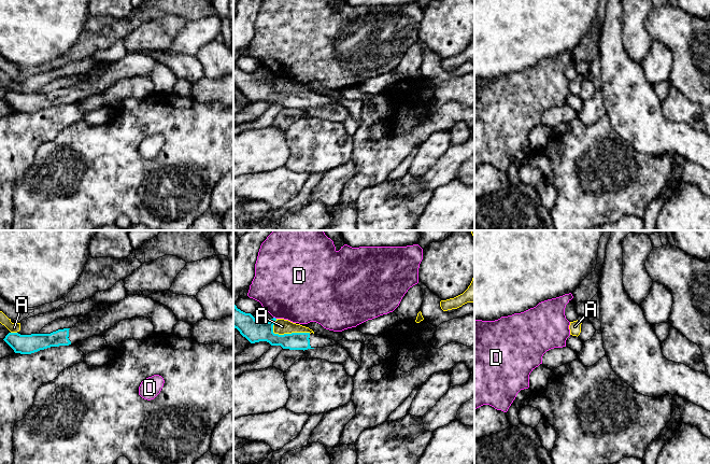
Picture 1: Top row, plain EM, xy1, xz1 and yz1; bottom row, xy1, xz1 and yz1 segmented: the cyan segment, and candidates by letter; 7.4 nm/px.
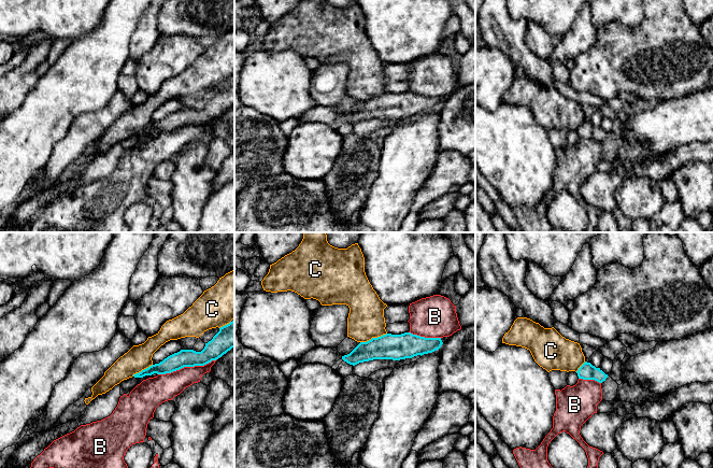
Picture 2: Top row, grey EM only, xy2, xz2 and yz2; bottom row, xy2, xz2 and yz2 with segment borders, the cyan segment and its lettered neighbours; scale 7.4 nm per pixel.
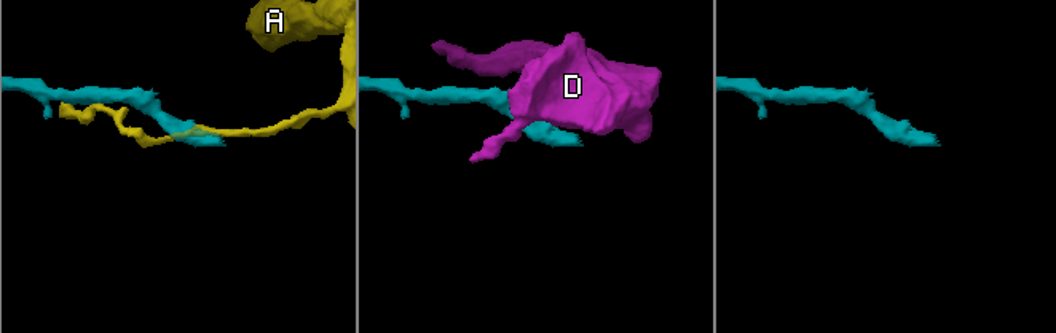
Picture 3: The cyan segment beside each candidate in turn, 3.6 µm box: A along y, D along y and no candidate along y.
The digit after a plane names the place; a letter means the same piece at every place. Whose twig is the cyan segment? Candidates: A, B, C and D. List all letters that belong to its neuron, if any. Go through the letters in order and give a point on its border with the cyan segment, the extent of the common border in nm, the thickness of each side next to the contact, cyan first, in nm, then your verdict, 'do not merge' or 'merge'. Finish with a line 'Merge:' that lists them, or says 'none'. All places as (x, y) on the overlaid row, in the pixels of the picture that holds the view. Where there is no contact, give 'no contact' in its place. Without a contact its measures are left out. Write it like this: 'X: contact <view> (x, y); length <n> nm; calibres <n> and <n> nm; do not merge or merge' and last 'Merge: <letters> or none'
A: contact xz1 (288, 334); length 300 nm; calibres 160 and 120 nm; do not merge
B: contact xy2 (187, 366); length 460 nm; calibres 140 and 200 nm; do not merge
C: contact xz2 (373, 338); length 220 nm; calibres 190 and 280 nm; do not merge
D: contact xz1 (274, 318); length 30 nm; calibres 160 and 480 nm; do not merge
Merge: none

